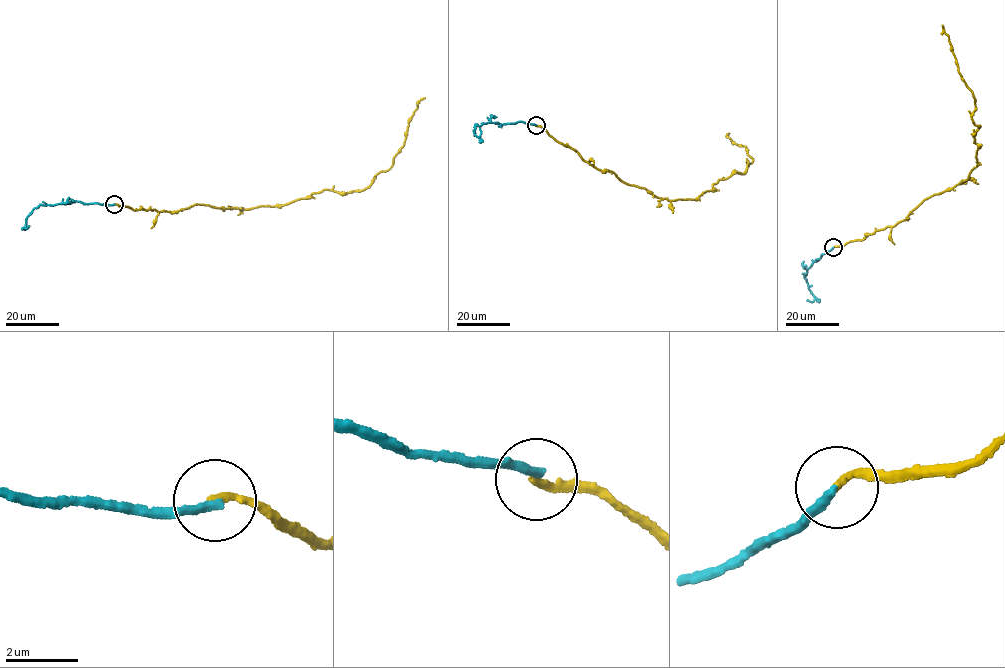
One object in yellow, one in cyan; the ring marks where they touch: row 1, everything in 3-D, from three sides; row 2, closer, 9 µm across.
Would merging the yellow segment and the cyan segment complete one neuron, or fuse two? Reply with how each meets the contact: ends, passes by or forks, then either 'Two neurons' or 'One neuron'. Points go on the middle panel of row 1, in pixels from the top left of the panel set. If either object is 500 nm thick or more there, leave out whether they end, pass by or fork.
At the ring yellow ends. At the ring cyan ends. Two neurons

